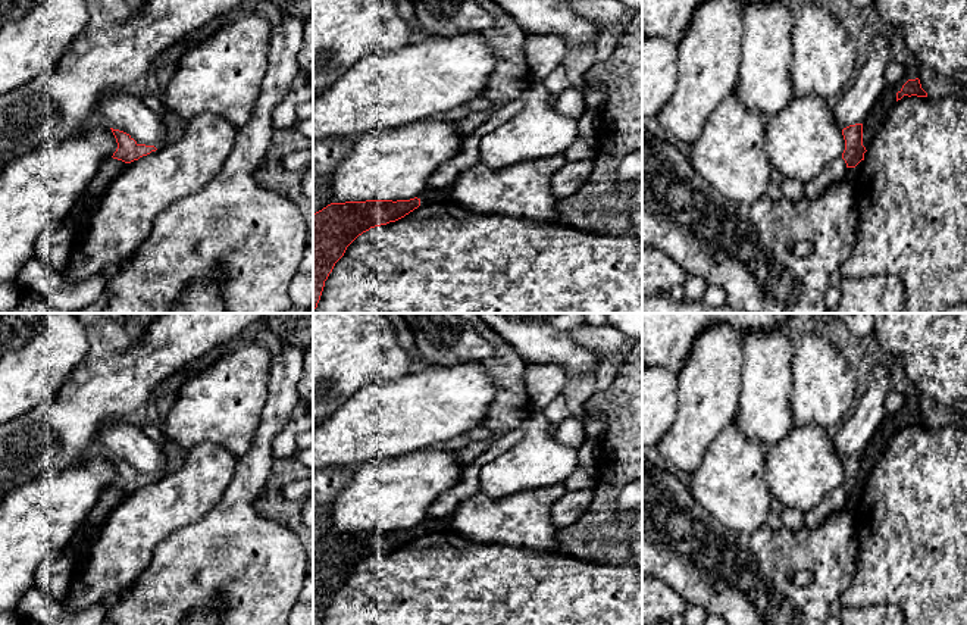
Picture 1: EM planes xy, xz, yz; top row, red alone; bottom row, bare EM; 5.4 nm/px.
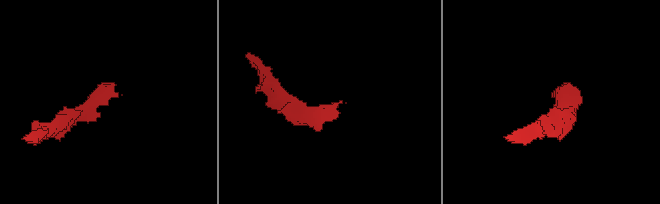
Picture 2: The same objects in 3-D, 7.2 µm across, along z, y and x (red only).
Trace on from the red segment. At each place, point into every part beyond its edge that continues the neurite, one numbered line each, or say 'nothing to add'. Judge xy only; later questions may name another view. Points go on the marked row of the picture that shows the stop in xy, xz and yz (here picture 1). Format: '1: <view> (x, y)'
nothing to add

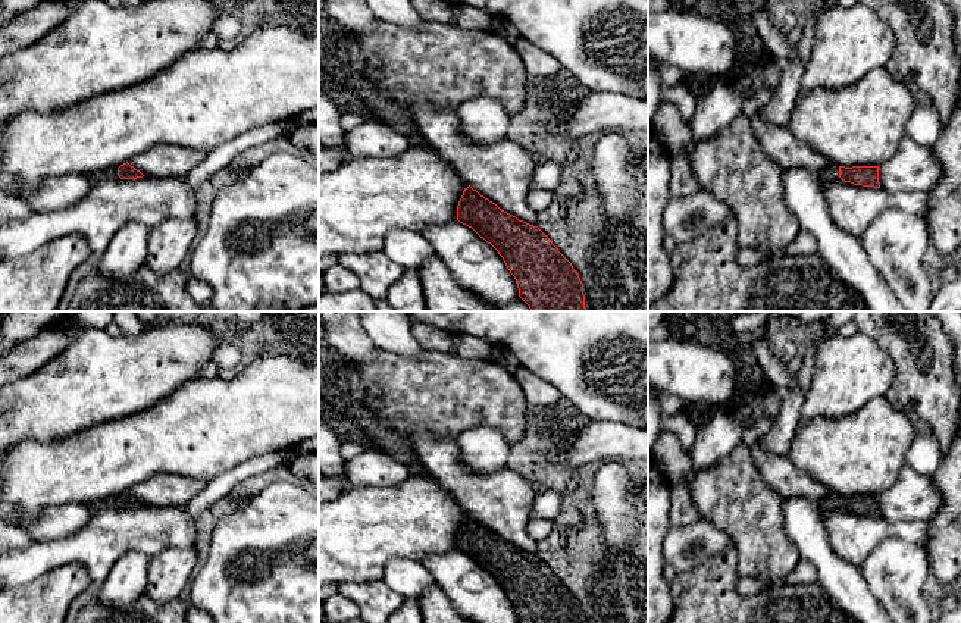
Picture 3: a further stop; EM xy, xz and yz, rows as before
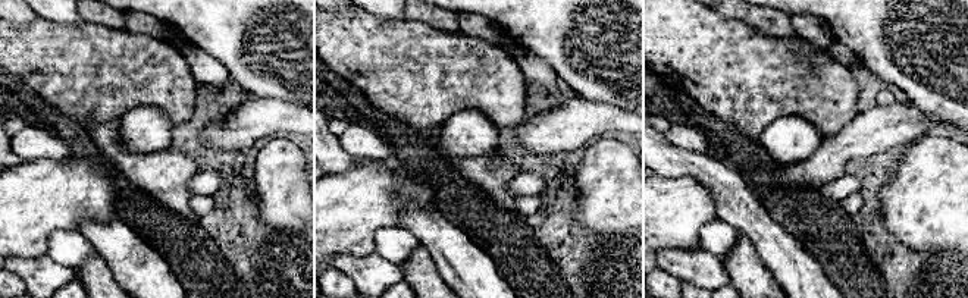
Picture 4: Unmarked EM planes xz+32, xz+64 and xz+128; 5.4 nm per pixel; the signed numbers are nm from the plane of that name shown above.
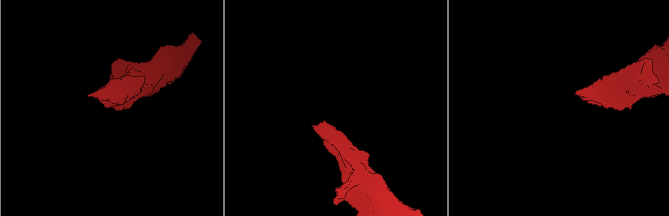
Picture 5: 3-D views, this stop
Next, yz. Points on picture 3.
1: yz (829, 174)

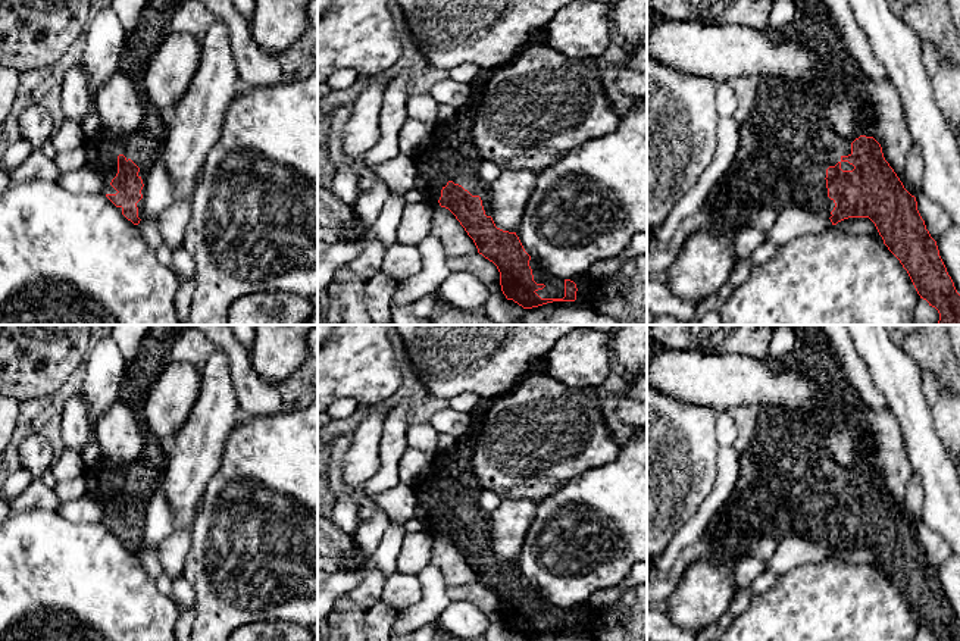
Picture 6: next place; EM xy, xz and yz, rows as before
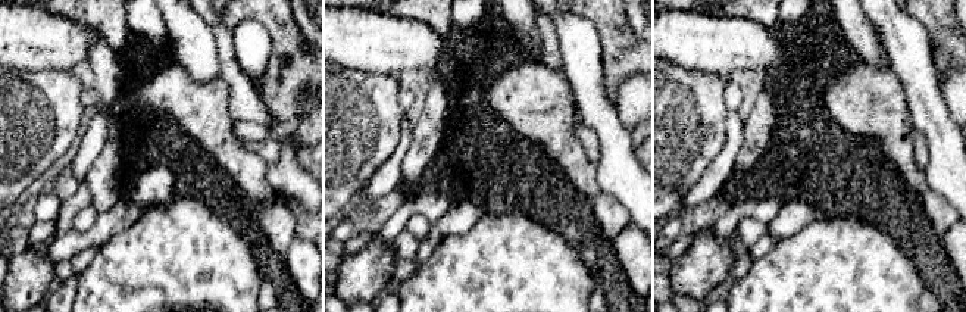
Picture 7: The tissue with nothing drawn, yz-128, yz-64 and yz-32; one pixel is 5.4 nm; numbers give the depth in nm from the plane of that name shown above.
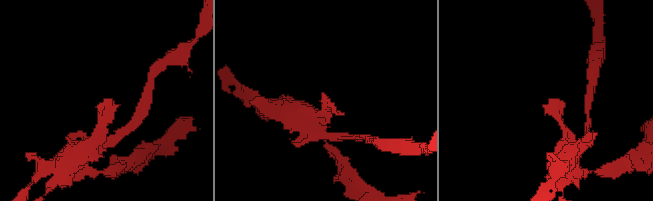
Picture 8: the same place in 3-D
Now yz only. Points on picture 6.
1: yz (797, 144)

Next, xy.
1: xy (141, 147)

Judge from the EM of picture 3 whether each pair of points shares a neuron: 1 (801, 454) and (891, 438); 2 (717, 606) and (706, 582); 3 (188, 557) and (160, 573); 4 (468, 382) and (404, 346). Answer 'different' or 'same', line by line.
1: same
2: same
3: same
4: different

